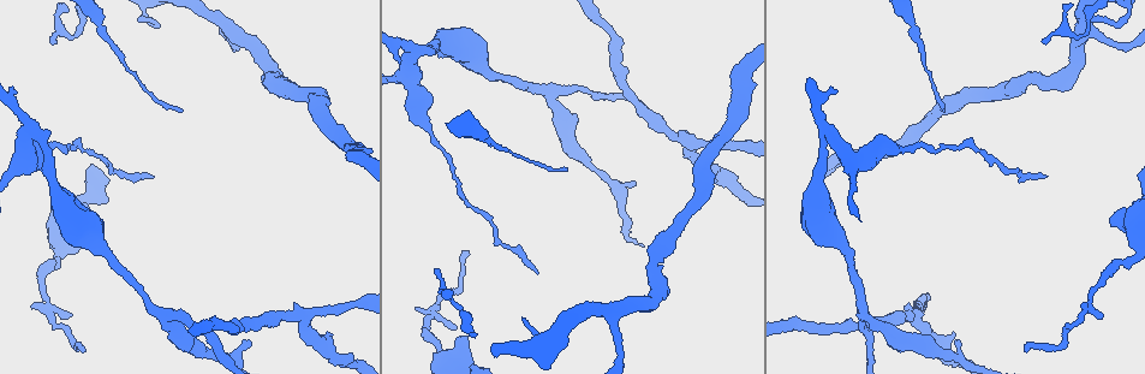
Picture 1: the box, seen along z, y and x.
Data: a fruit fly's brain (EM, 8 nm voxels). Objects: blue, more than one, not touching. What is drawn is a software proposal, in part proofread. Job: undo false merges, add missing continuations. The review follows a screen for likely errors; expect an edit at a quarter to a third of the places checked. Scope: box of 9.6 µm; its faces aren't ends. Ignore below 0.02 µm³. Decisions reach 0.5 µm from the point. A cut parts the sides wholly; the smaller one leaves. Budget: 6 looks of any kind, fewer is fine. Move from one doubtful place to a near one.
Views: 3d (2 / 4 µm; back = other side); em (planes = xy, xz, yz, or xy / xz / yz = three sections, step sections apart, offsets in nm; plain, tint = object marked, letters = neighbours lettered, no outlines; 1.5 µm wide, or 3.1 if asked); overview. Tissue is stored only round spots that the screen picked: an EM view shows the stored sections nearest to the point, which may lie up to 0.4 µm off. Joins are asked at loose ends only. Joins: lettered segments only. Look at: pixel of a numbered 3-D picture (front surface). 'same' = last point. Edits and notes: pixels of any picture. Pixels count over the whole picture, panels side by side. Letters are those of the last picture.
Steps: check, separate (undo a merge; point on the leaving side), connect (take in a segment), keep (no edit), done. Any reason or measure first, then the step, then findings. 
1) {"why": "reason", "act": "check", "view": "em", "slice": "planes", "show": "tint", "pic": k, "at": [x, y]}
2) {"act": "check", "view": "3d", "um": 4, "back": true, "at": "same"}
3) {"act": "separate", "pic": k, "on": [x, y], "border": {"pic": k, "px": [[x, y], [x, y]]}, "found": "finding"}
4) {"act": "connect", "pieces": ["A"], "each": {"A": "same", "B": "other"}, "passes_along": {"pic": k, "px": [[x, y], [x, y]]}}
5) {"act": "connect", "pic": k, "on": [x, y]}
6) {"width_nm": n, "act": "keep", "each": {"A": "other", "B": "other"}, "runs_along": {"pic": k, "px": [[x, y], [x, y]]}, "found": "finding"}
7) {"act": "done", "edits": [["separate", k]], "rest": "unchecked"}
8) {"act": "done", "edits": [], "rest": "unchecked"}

{"why": "branch stops here", "act": "check", "view": "3d", "um": 4, "pic": 1, "at": [836, 92]}

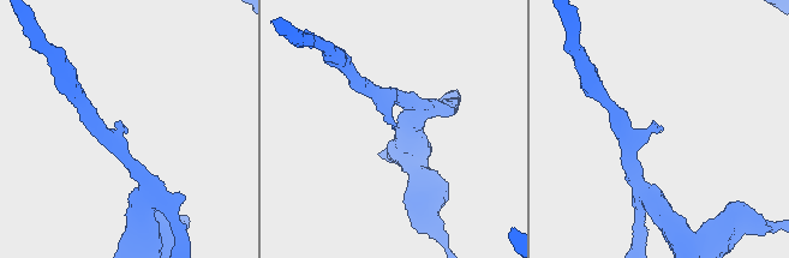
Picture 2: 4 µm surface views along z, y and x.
{"act": "check", "view": "em", "slice": "xy", "step": 4, "show": "letters", "pic": 2, "at": [123, 125]}

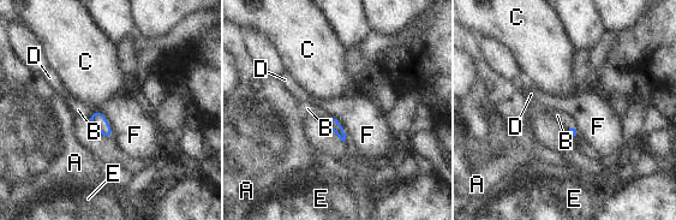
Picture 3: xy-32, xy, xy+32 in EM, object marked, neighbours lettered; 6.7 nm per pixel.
{"act": "keep", "each": {"A": "other", "B": "other", "C": "other", "D": "other", "E": "other", "F": "other"}, "border": {"pic": 3, "px": [[99, 111], [111, 128], [111, 138]]}, "found": "none of them fits"}

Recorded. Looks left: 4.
{"why": "free end", "act": "check", "view": "em", "slice": "planes", "show": "letters", "pic": 1, "at": [82, 350]}

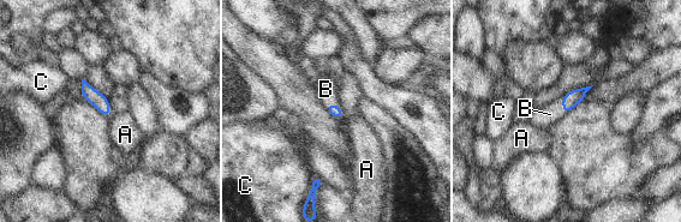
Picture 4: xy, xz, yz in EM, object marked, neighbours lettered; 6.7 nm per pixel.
{"act": "connect", "pieces": ["B"], "each": {"A": "other", "B": "same", "C": "other"}, "passes_along": {"pic": 4, "px": [[572, 98], [562, 106], [550, 114]]}, "found": "it goes on there"}

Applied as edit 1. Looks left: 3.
{"act": "done", "edits": [["connect", 4]], "rest": "unchecked"}

